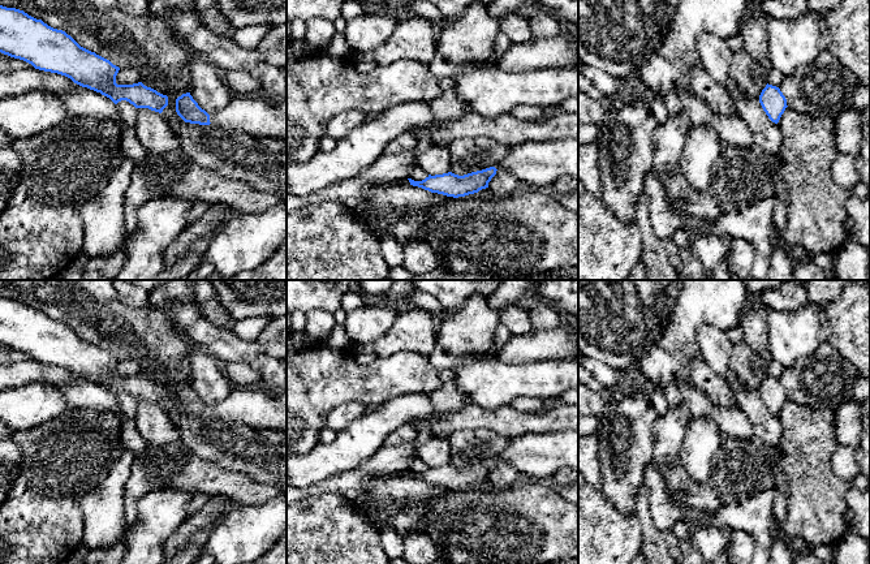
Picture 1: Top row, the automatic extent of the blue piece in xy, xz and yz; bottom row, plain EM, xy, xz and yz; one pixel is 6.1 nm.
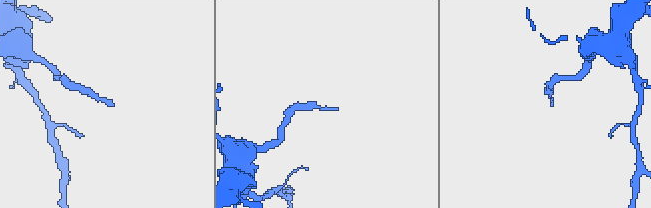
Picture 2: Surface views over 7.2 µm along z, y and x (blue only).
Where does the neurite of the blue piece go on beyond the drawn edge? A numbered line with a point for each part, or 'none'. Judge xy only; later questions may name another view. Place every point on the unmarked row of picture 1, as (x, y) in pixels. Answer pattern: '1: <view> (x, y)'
1: xy (252, 405)

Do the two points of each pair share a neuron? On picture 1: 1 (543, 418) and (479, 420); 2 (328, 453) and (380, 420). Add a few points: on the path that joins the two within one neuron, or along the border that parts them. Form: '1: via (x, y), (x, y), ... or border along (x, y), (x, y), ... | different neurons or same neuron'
1: via (528, 421), (495, 420) | same neuron
2: via (341, 453), (367, 433) | same neuron

